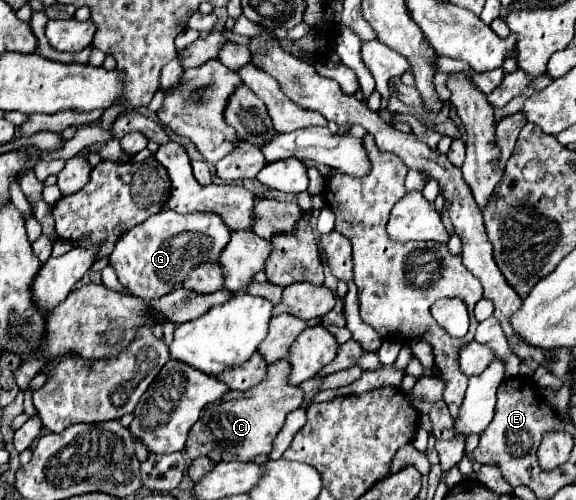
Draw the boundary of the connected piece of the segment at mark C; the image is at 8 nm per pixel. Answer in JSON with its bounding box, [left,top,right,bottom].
[186,360,304,462]

